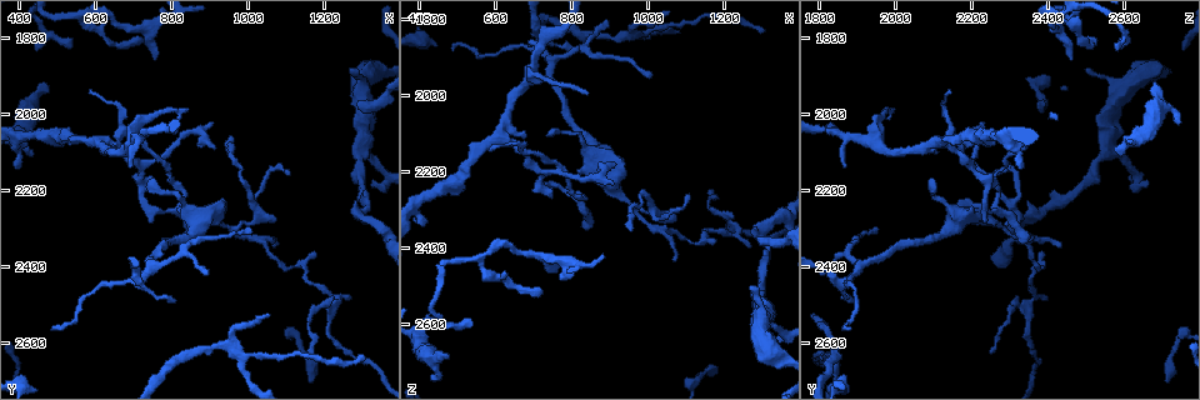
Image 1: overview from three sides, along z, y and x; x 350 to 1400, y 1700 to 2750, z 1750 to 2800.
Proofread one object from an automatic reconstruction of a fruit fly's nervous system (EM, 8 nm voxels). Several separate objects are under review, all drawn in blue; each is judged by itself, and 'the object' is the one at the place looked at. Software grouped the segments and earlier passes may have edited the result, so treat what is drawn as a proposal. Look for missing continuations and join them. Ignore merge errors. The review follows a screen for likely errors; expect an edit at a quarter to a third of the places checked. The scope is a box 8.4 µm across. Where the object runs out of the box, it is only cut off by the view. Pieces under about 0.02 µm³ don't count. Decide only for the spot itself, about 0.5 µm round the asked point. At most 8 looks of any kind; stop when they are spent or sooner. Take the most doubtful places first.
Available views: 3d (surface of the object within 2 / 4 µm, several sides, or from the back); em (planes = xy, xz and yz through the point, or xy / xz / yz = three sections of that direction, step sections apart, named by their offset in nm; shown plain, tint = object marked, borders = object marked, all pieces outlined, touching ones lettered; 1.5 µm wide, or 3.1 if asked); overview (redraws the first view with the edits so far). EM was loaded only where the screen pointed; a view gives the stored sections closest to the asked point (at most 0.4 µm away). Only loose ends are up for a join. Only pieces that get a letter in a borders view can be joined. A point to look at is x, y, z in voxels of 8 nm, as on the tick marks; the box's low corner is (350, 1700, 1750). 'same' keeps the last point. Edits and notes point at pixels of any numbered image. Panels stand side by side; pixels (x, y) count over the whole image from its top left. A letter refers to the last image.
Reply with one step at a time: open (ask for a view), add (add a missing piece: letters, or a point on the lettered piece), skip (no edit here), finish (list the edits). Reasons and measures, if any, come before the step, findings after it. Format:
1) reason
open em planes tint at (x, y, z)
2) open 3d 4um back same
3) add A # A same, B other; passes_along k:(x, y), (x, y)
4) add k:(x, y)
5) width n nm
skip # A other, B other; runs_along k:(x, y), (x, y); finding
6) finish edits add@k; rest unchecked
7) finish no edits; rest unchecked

tapers out
open em planes plain at (835, 2340, 2340)

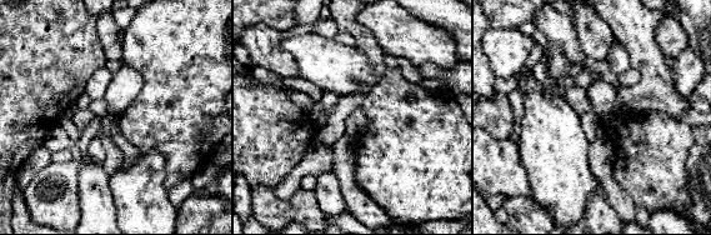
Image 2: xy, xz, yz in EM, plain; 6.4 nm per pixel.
what lies round it
open em planes borders same

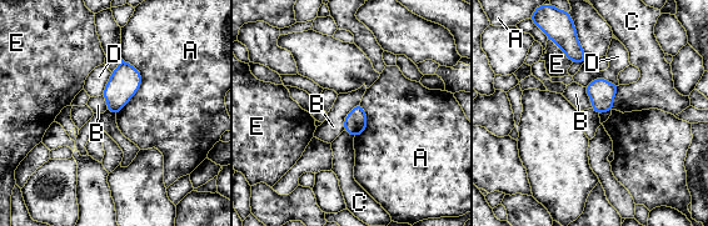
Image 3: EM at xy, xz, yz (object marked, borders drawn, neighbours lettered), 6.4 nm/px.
longest_contact A 380 nm
skip # A other, B other, C other, D other, E other; no lettered piece goes on from it

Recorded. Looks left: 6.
an open end
open 3d 4um at (485, 1925, 2690)

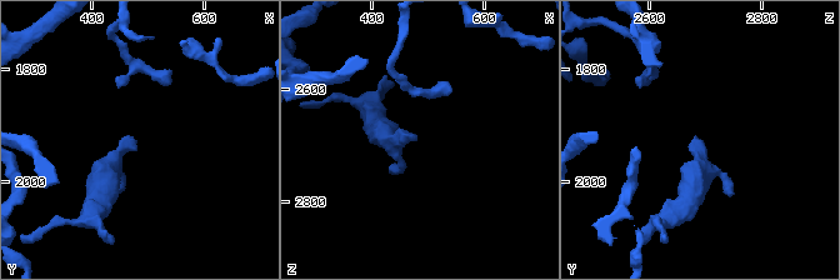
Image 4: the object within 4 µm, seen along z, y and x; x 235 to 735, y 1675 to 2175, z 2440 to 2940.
shape alone is not enough
open em planes borders at (475, 1925, 2690)

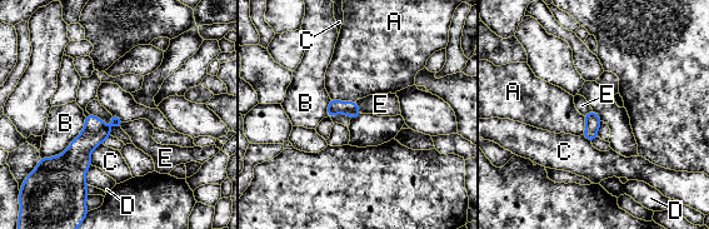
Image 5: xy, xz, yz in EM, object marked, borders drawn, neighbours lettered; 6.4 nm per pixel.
width 100 nm
add 5:(380, 104) # A other, B other, C other, D other, E same; passes_along 5:(335, 106), (358, 108), (380, 104); it goes on there

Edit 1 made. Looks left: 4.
an open end
open 3d 2um at (1305, 2630, 1825)

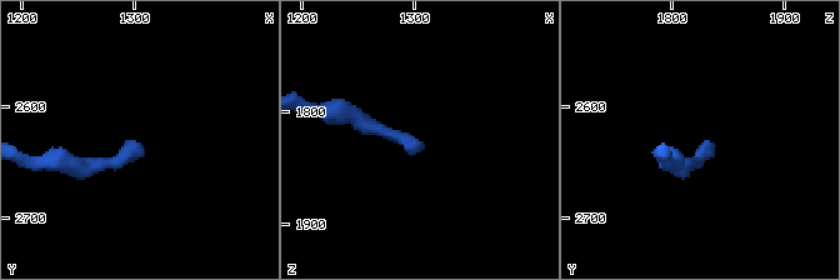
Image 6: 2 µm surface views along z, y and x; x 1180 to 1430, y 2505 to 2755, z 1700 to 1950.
shape alone is not enough
open em yz step 8 borders at (1308, 2634, 1832)

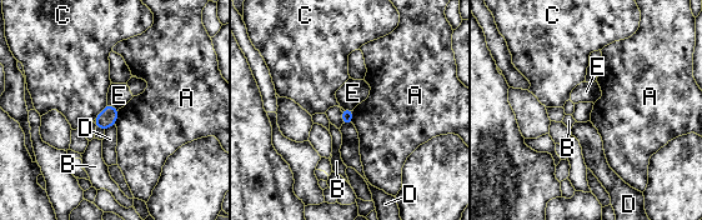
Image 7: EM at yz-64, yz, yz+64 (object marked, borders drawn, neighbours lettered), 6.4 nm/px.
longest_contact C 130 nm
skip # A other, B other, C other, D other, E other; border 7:(108, 104), (118, 110); no lettered piece goes on from it

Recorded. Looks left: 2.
finish edits add@5; rest unchecked

